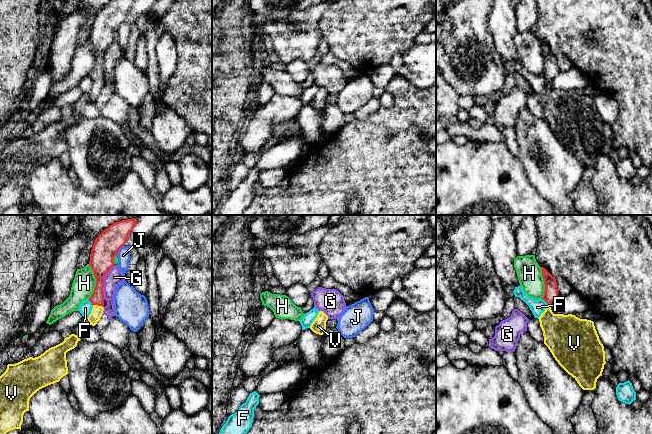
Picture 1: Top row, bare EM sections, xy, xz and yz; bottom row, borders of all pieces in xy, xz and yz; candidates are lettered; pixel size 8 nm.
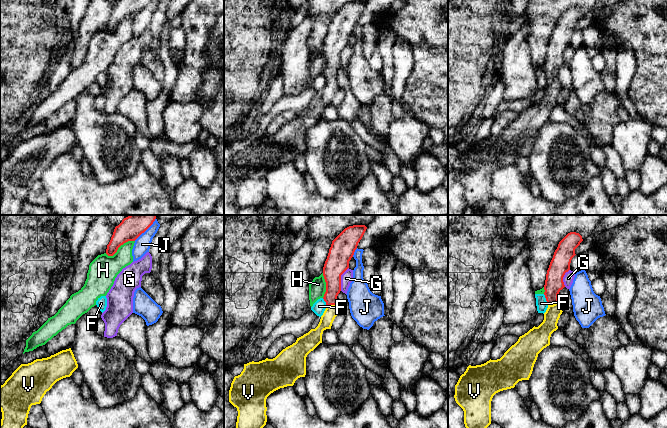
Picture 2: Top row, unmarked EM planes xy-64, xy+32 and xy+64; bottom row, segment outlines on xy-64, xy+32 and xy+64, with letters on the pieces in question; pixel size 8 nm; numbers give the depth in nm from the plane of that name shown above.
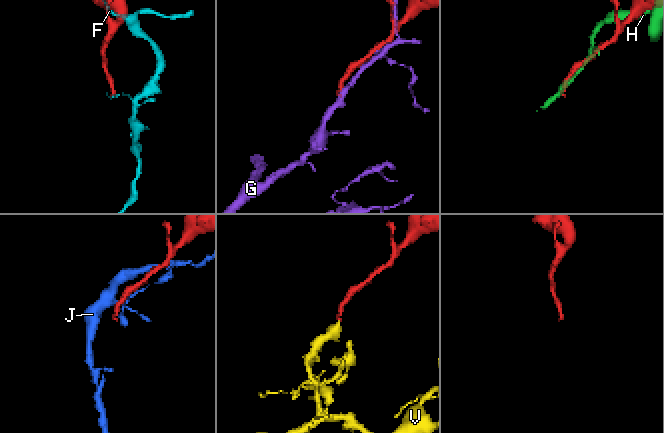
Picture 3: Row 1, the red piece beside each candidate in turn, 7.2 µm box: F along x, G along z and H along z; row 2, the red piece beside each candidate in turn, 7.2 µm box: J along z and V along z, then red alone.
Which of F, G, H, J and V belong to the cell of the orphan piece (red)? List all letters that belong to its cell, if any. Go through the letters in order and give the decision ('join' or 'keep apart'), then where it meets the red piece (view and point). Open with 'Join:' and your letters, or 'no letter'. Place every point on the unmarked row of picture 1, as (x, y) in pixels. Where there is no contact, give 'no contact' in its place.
Join: V
F: keep apart; contact yz (545, 77)
G: keep apart; contact xy (103, 58)
H: keep apart; contact xy (96, 58)
J: keep apart; contact xy (118, 26)
V: join; contact xy (98, 81)

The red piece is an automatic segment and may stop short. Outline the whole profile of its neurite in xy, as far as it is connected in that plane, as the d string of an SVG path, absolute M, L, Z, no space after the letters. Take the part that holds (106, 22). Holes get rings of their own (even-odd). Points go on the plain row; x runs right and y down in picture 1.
M112 0L106 4L94 17L89 41L96 54L96 62L89 74L93 84L87 94L90 101L95 102L104 87L104 53L114 42L114 33L125 21L136 0Z

